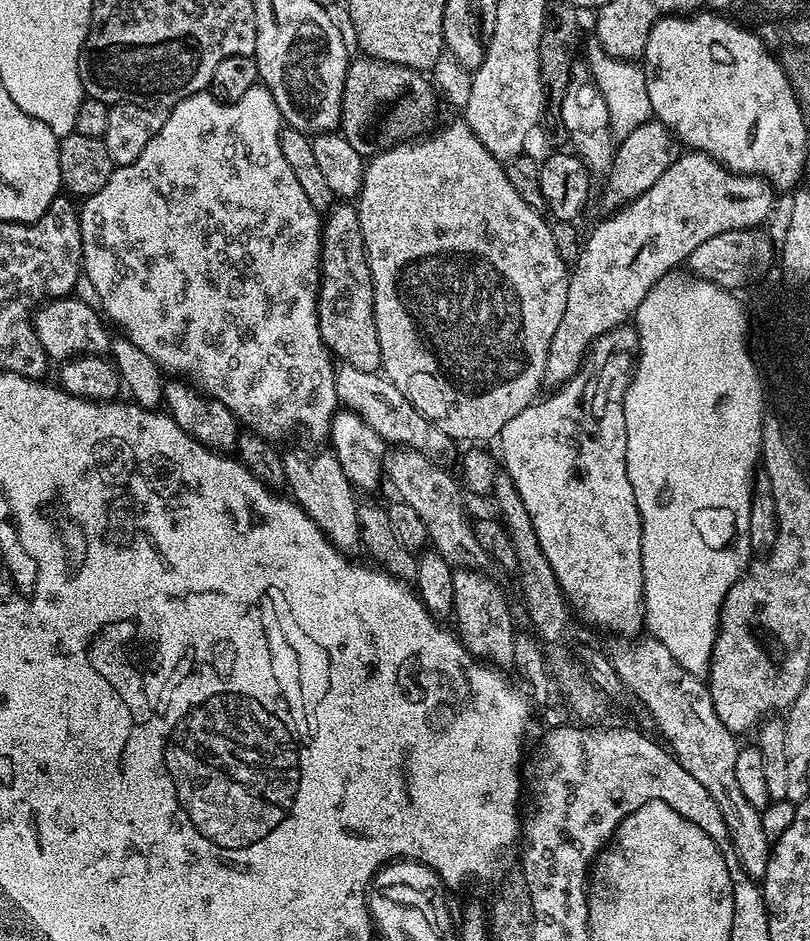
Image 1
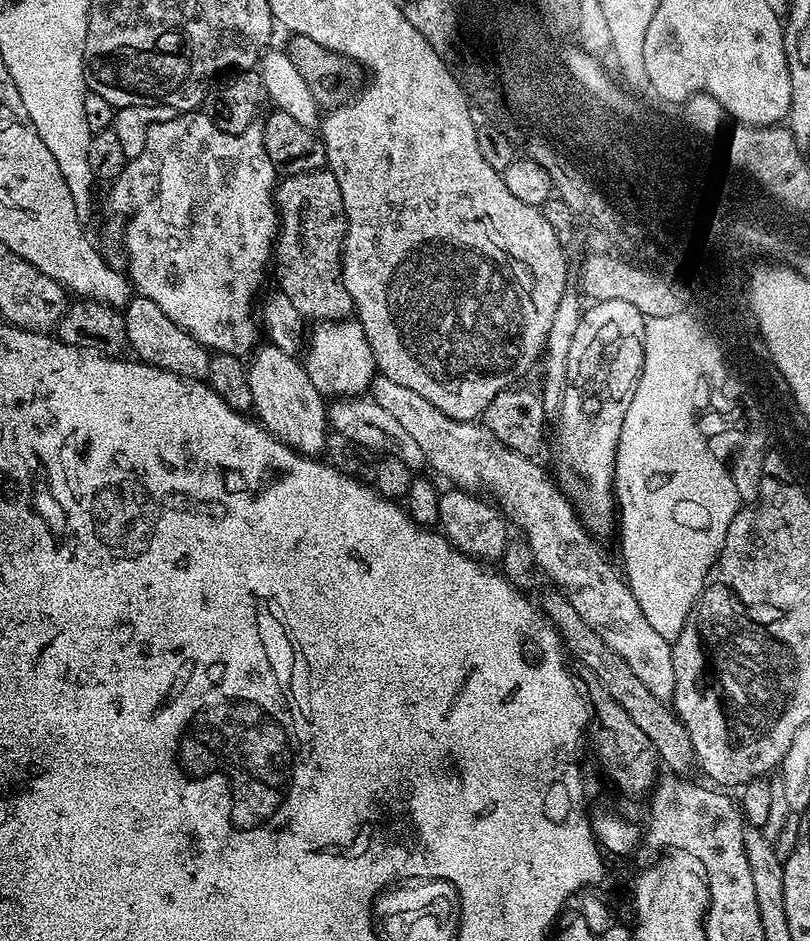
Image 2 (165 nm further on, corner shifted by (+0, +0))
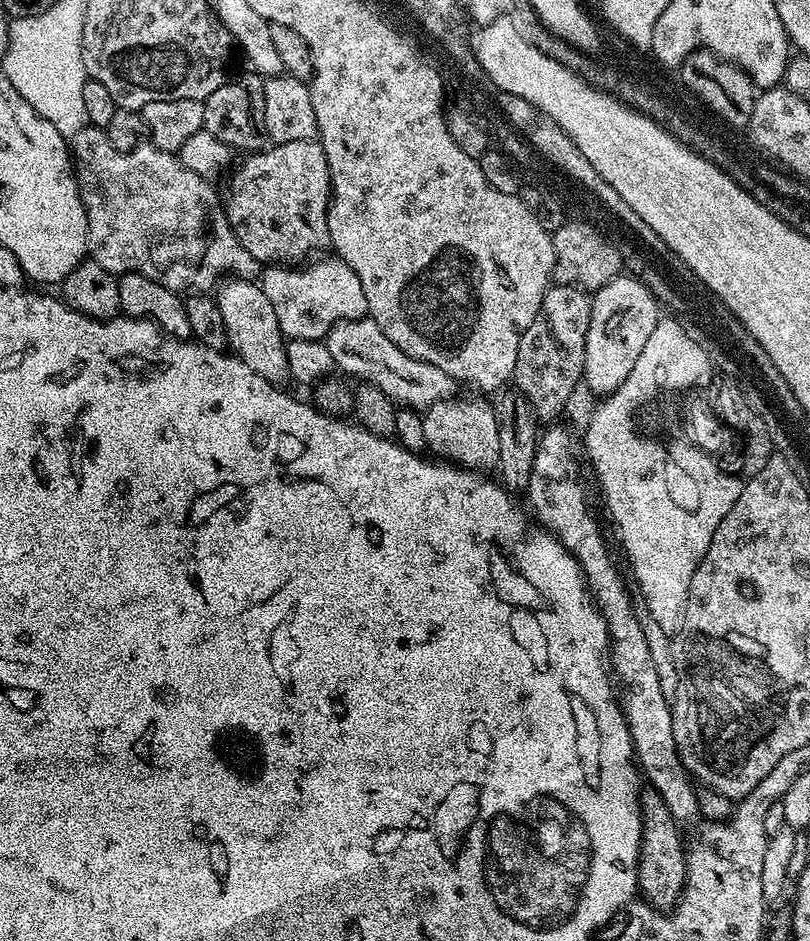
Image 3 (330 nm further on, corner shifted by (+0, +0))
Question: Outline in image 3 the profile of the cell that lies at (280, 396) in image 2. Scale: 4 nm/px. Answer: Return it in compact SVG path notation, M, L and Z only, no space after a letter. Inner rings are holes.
M229 277L217 287L214 299L226 325L228 348L260 377L275 384L281 383L282 379L286 380L289 375L286 340L278 326L274 306L266 298L259 283L245 277Z

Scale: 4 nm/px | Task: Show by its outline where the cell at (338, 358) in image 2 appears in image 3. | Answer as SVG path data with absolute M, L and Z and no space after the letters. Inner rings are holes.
M335 254L313 259L303 266L265 267L258 283L274 306L281 334L288 340L323 341L338 322L363 320L368 316L366 294L362 282L358 282L358 274Z

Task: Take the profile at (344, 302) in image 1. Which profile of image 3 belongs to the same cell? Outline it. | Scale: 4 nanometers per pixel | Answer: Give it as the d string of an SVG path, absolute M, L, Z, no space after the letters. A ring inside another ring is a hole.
M316 140L272 144L243 159L244 164L231 169L228 201L222 204L238 242L264 266L292 266L323 253L332 243L328 229L332 175L324 147Z

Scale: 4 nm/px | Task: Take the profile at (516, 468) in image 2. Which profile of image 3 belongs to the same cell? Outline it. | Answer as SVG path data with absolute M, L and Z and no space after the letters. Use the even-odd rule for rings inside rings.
M371 318L338 322L328 331L326 343L335 367L340 372L341 370L344 371L345 377L357 376L355 378L357 381L378 386L378 390L382 390L382 394L389 396L392 403L397 406L423 410L434 406L439 400L449 399L455 393L452 391L458 388L457 381L452 380L450 374L446 374L446 370L438 370L438 366L430 366L430 362L422 362L418 358L410 358L410 354L398 350L398 346L394 346L394 342L390 342L390 338L386 338L386 334L382 334L378 322L374 322Z

